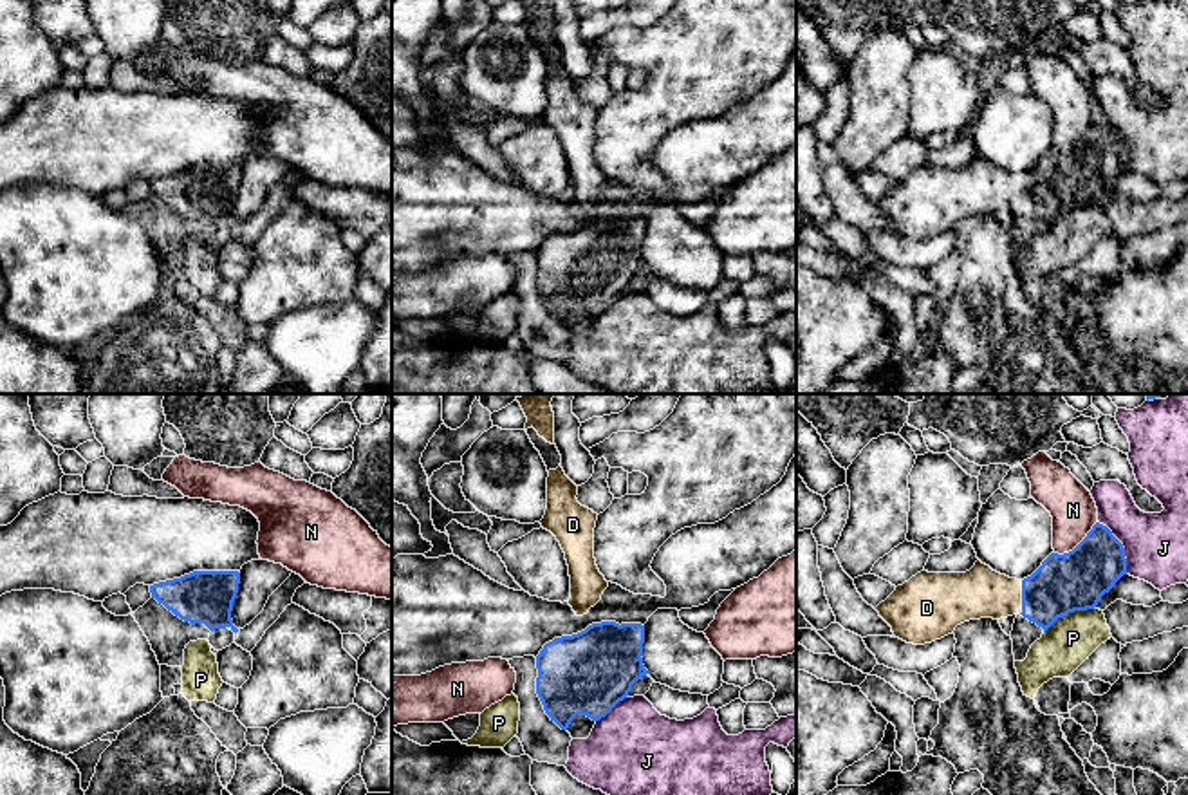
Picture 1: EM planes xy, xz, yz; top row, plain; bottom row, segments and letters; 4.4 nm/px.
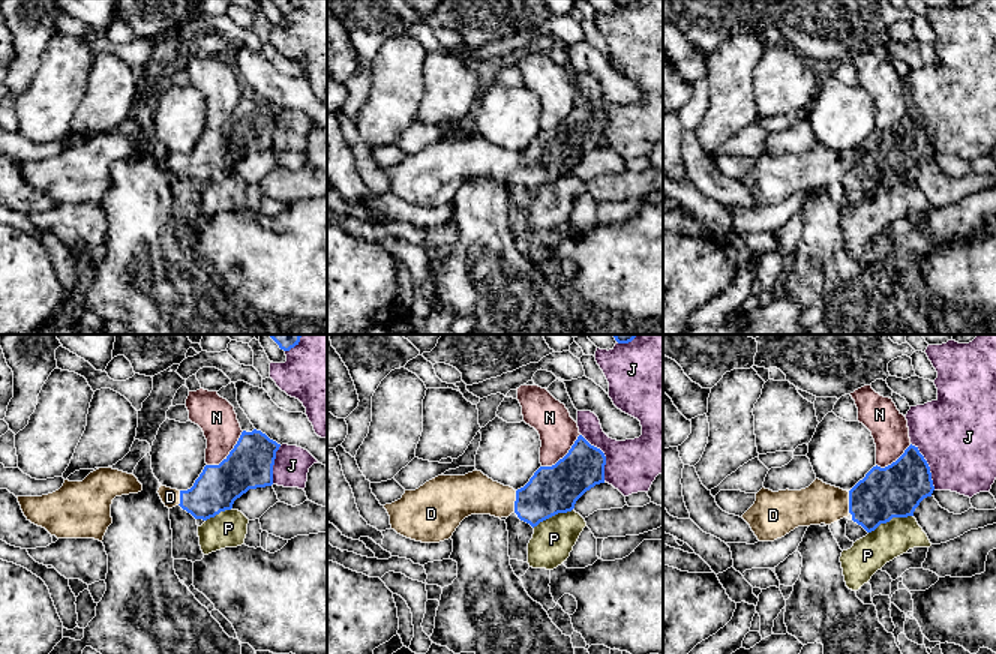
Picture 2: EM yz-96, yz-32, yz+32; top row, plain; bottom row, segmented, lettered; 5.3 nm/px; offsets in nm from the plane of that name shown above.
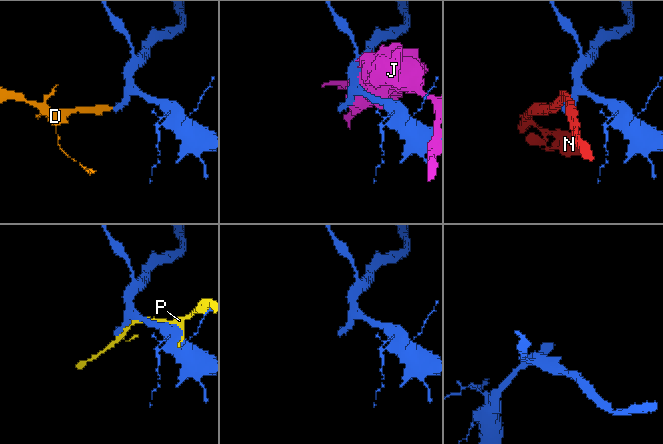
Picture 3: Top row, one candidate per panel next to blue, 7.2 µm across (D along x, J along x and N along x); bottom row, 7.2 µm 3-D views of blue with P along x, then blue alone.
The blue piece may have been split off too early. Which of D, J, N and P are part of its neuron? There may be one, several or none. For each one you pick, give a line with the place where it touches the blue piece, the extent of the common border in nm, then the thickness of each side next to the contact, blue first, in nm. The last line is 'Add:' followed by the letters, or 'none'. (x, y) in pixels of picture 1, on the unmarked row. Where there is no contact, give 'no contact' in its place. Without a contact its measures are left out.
D: contact yz (1022, 190); length 110 nm; calibres 260 and 220 nm
Add: D

